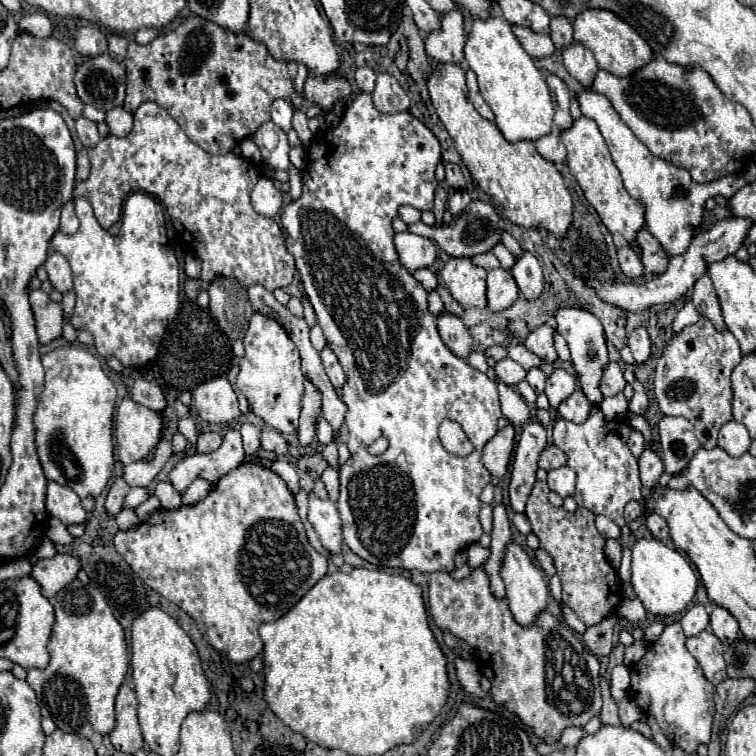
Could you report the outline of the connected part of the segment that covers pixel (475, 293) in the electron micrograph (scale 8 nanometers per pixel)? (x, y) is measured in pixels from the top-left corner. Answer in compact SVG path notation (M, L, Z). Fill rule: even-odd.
M449 258L441 270L441 278L451 296L463 308L485 308L485 276L487 272L469 258Z

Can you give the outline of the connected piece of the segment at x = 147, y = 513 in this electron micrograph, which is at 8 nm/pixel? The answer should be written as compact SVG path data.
M151 496L147 502L143 502L139 508L137 508L137 516L141 522L147 522L147 518L151 518L151 514L155 514L157 510L161 510L161 502L157 496Z

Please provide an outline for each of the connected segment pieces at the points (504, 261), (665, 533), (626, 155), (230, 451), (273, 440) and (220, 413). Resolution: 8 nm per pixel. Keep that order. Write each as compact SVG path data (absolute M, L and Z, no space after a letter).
M497 244L491 252L499 258L499 262L501 262L501 268L503 268L503 270L511 270L511 266L515 264L515 258L513 258L513 254L511 254L503 244Z
M651 514L651 516L647 518L647 528L649 528L649 532L651 532L657 540L667 540L667 538L669 538L669 526L667 526L667 522L665 522L659 514Z
M585 88L583 92L577 92L575 98L579 102L583 116L597 122L597 126L609 146L611 158L623 176L623 184L625 184L627 192L633 198L641 200L647 208L647 216L645 216L647 230L661 242L661 246L667 250L669 256L683 254L687 250L687 246L691 244L693 232L703 220L703 208L705 208L707 198L717 196L717 194L723 194L729 198L731 194L735 194L739 188L743 188L747 184L741 174L729 174L715 182L699 184L691 178L691 174L687 170L653 156L649 152L649 148L643 142L639 142L635 138L635 134L631 132L631 128L621 120L621 116L615 112L615 108L611 106L607 96L599 94L591 88Z
M229 430L223 436L223 444L209 452L209 454L191 454L181 458L175 468L169 474L171 484L177 492L183 492L195 478L203 478L211 484L215 484L221 476L225 476L229 470L237 468L245 460L245 452L241 446L241 434L239 430Z
M263 428L261 448L263 448L263 450L269 450L269 452L275 452L277 456L285 456L289 446L287 446L287 440L285 440L283 434L279 434L279 432L273 430L273 428Z
M211 378L193 390L197 414L211 424L227 424L239 416L237 394L227 378Z

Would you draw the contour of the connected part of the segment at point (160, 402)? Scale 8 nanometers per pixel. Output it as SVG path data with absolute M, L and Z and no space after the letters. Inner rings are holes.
M137 378L133 388L131 388L131 398L141 404L141 406L147 406L155 412L161 412L165 406L167 406L167 400L159 388L157 382L153 380L147 380L147 378Z

